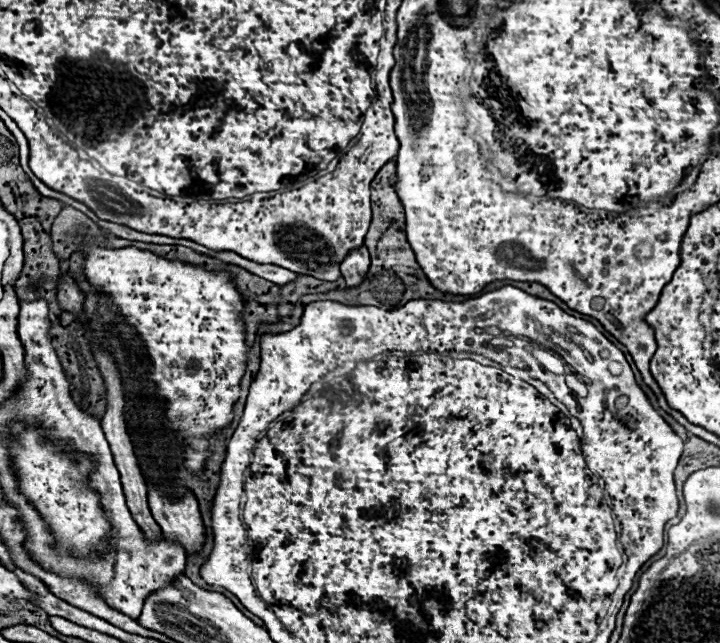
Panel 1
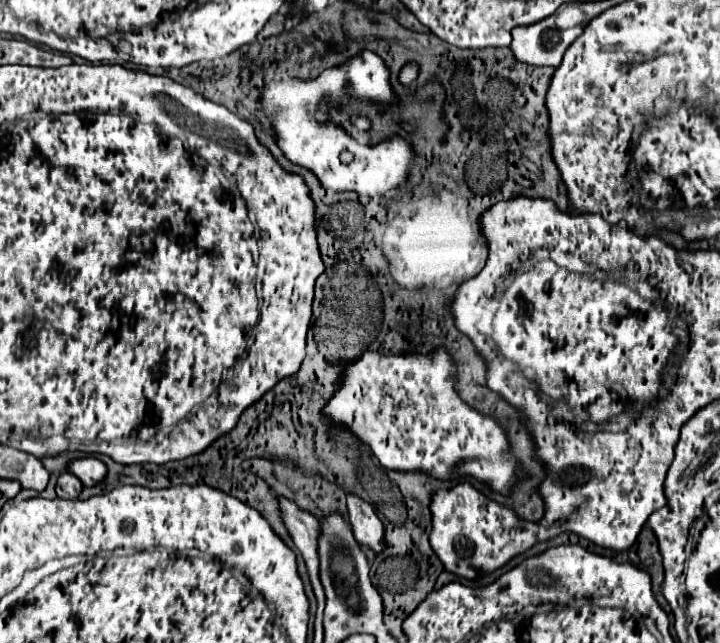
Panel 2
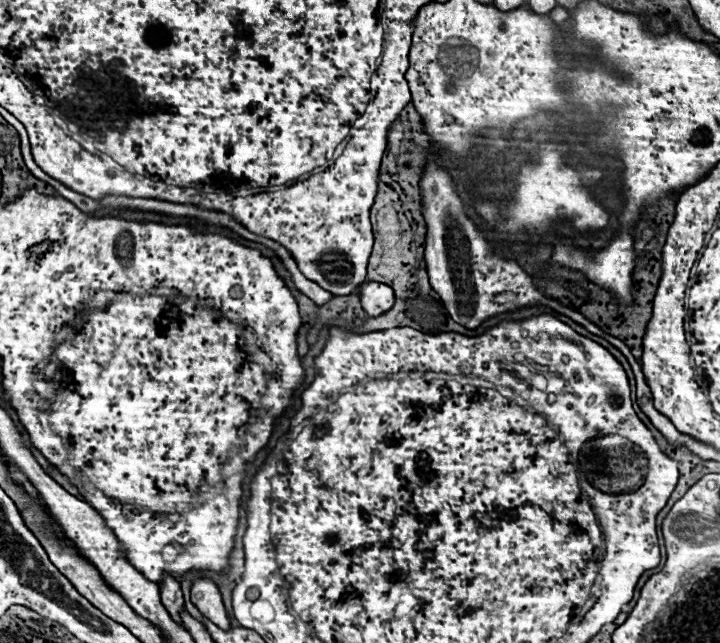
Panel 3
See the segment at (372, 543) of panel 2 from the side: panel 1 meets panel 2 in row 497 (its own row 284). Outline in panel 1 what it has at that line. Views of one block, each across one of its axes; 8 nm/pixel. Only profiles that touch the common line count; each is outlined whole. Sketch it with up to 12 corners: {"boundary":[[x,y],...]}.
{"boundary":[[364,246],[350,250],[340,264],[348,286],[366,278],[370,254]]}

